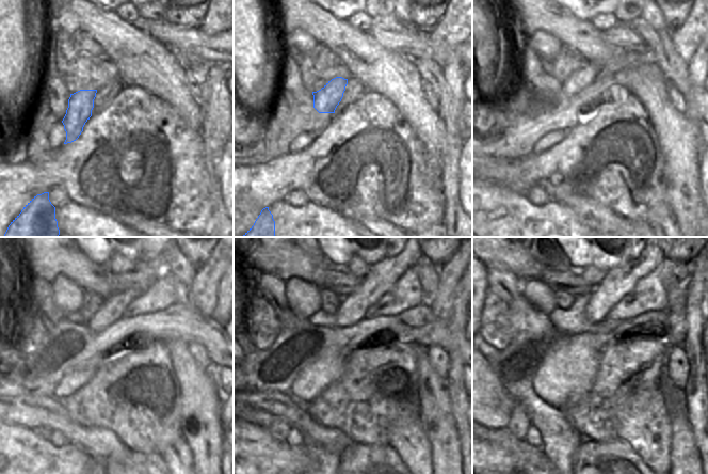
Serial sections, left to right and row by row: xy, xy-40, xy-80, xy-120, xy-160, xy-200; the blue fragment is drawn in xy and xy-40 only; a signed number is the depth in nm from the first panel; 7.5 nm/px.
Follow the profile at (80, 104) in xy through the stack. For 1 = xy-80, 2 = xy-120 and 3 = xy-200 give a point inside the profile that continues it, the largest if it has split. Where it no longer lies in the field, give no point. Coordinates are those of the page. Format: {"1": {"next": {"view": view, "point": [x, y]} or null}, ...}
{"1": {"next": {"view": "xy-80", "point": [580, 79]}}, "2": {"next": {"view": "xy-120", "point": [112, 310]}}, "3": {"next": {"view": "xy-200", "point": [617, 282]}}}

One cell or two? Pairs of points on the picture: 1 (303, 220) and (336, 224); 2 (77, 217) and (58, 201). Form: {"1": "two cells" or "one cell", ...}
{"1": "one cell", "2": "two cells"}

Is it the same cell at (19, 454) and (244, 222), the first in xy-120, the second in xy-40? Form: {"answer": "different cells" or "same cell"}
{"answer": "same cell"}

